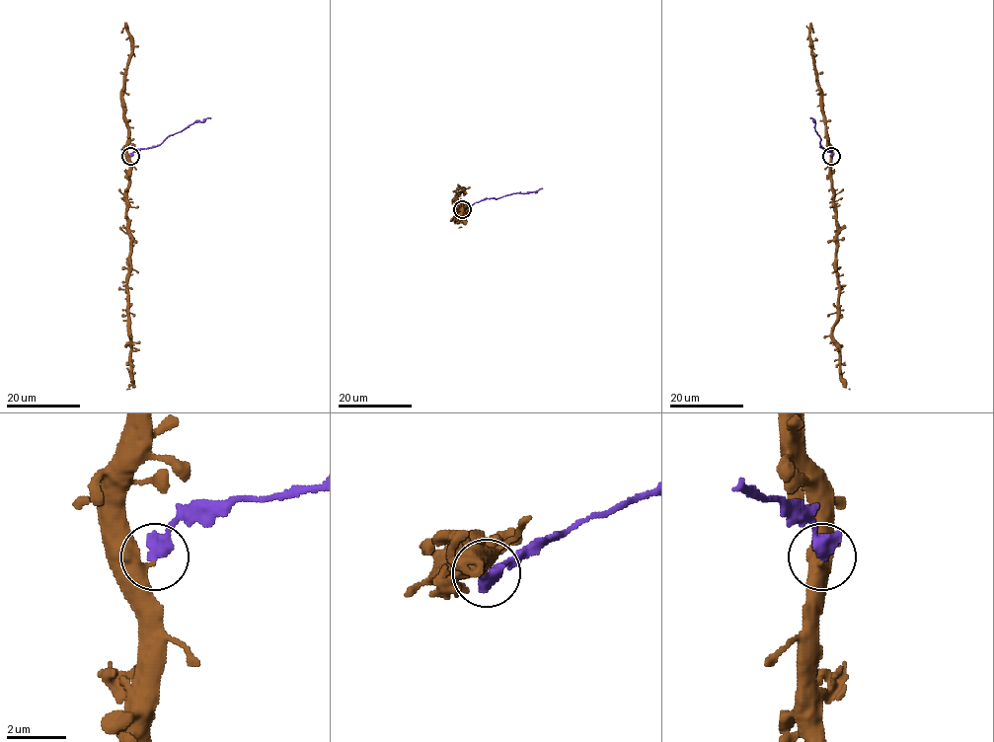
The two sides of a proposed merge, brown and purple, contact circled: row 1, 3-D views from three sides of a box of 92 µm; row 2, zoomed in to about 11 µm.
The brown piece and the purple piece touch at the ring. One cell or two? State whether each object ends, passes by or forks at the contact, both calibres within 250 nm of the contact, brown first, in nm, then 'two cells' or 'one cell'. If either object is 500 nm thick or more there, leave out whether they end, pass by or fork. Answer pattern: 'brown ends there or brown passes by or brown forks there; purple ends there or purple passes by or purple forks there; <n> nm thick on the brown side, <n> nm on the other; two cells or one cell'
440 nm thick on the brown side, 500 nm on the other; two cells

